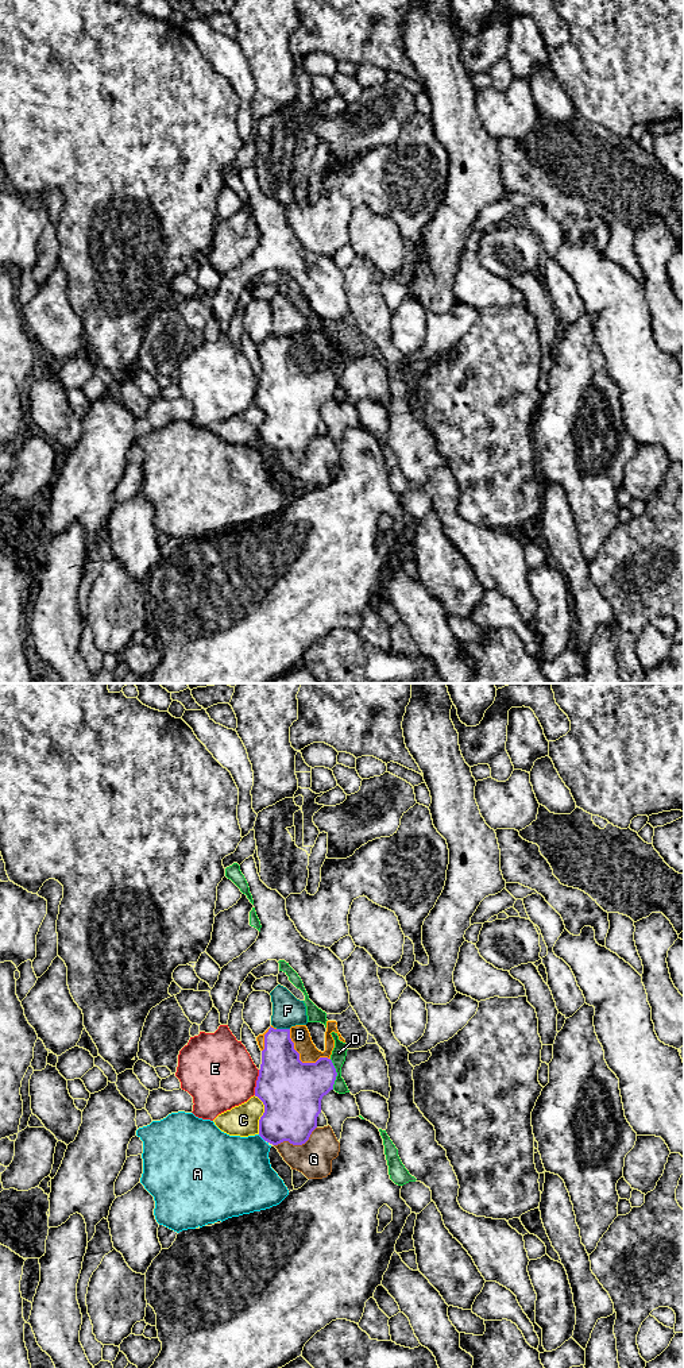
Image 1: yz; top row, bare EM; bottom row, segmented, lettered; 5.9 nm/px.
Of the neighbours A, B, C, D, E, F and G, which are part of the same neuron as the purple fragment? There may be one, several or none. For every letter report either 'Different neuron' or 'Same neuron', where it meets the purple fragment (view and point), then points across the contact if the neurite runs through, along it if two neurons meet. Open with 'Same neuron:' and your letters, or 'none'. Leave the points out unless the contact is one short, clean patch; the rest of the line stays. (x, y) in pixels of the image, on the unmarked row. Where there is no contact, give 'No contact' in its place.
Same neuron: B
A: Different neuron. Touches purple at yz (262, 446). Boundary: yz (258, 443), (265, 450)
B: Same neuron. Touches purple at yz (298, 367)
C: Different neuron. Touches purple at yz (263, 423)
D: Different neuron. Touches purple at yz (336, 382)
E: Different neuron. Touches purple at yz (257, 390)
F: Different neuron. Touches purple at yz (283, 338)
G: Different neuron. Touches purple at yz (297, 453)

